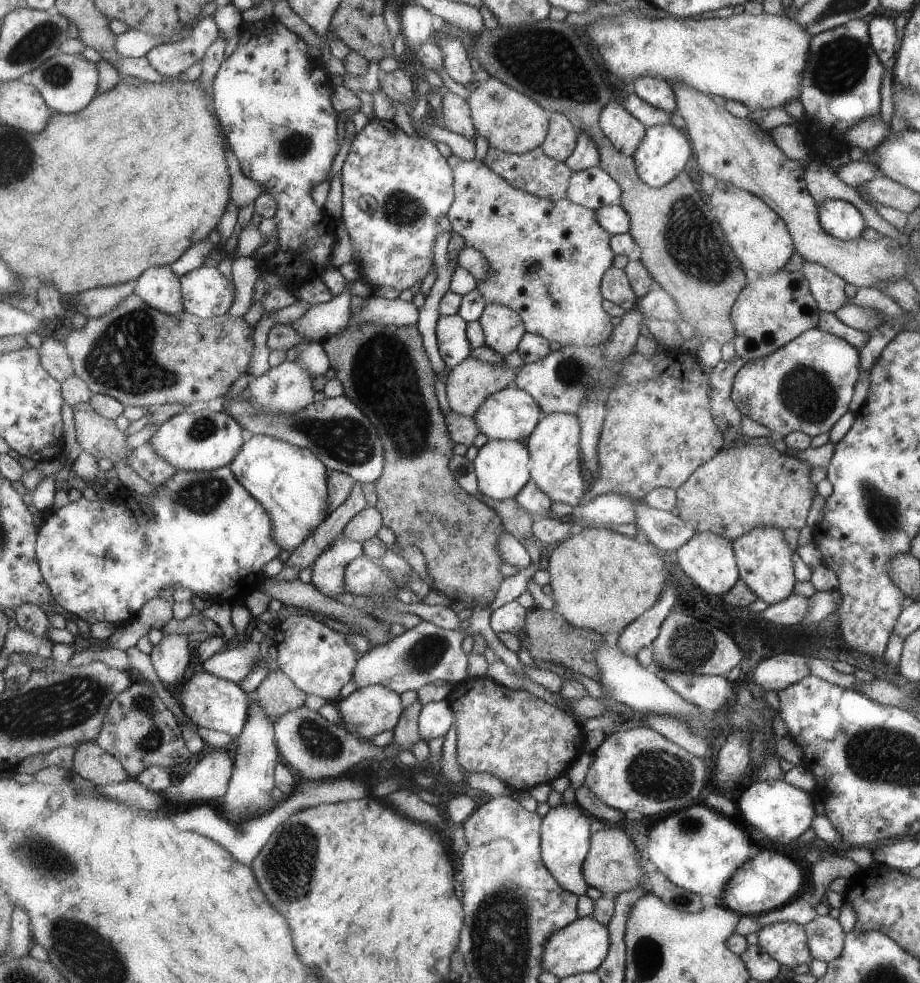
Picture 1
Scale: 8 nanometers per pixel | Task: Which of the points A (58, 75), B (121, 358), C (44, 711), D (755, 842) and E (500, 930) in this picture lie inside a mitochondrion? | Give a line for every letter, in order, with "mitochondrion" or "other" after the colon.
A: mitochondrion
B: mitochondrion
C: mitochondrion
D: other
E: mitochondrion

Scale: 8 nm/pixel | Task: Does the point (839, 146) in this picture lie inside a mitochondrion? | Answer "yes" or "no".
no

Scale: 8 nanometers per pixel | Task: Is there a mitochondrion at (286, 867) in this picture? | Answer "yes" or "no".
yes

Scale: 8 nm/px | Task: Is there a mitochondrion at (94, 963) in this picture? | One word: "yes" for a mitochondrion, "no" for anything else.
yes

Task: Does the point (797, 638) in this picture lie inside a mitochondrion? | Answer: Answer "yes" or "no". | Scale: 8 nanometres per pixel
no

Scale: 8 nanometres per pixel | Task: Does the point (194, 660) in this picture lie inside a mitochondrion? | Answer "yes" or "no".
no

